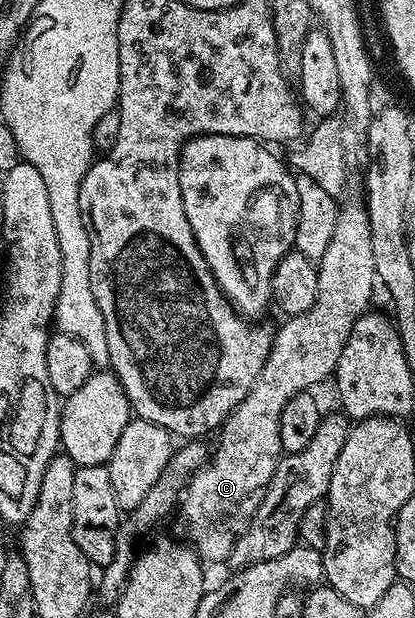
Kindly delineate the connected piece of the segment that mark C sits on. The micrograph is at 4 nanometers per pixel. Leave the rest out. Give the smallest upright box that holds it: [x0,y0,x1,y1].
[181,198,377,564]

